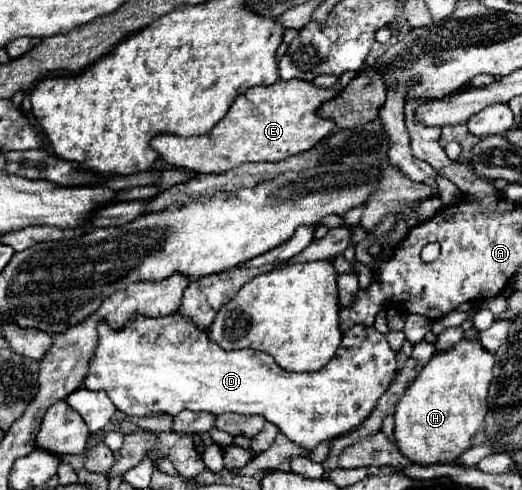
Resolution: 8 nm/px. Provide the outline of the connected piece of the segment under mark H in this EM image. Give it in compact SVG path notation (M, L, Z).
M477 335L435 353L395 407L395 439L399 451L421 465L461 457L461 453L473 445L479 427L483 427L493 365L493 355L483 349Z

